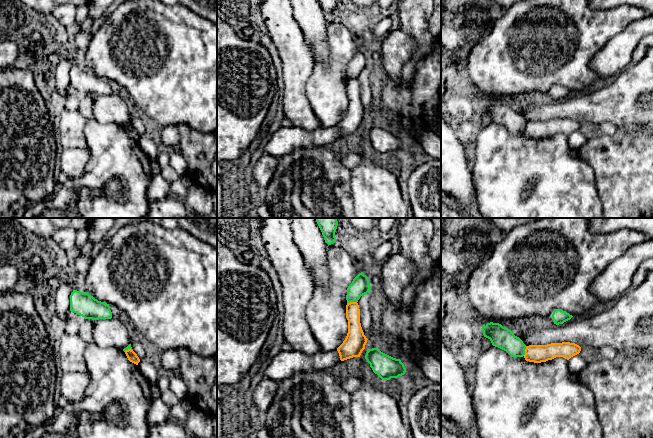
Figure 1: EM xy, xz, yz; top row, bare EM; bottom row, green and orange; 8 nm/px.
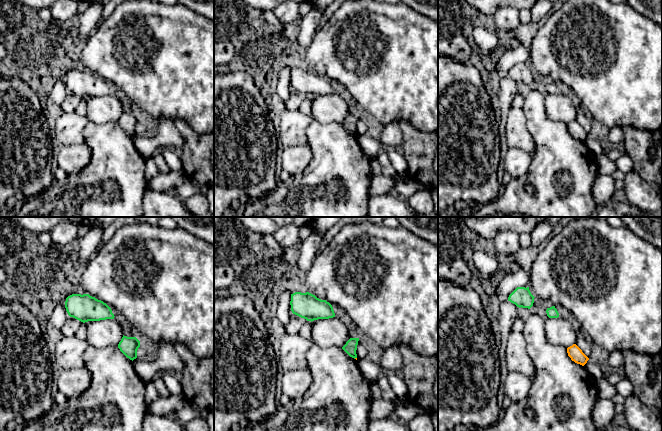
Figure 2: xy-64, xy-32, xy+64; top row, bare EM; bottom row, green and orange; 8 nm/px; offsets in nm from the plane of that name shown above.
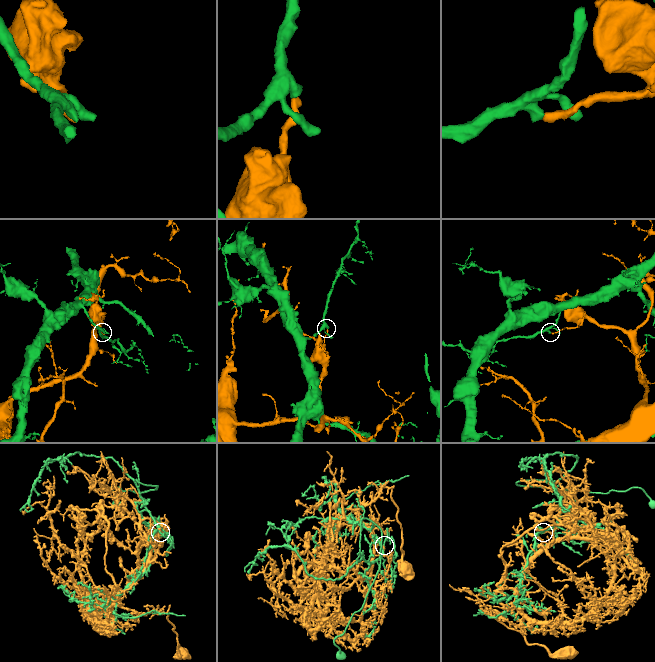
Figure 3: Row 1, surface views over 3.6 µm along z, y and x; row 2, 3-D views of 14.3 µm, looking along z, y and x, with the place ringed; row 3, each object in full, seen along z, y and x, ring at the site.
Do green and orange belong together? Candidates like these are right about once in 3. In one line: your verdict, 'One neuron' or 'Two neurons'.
Two neurons

